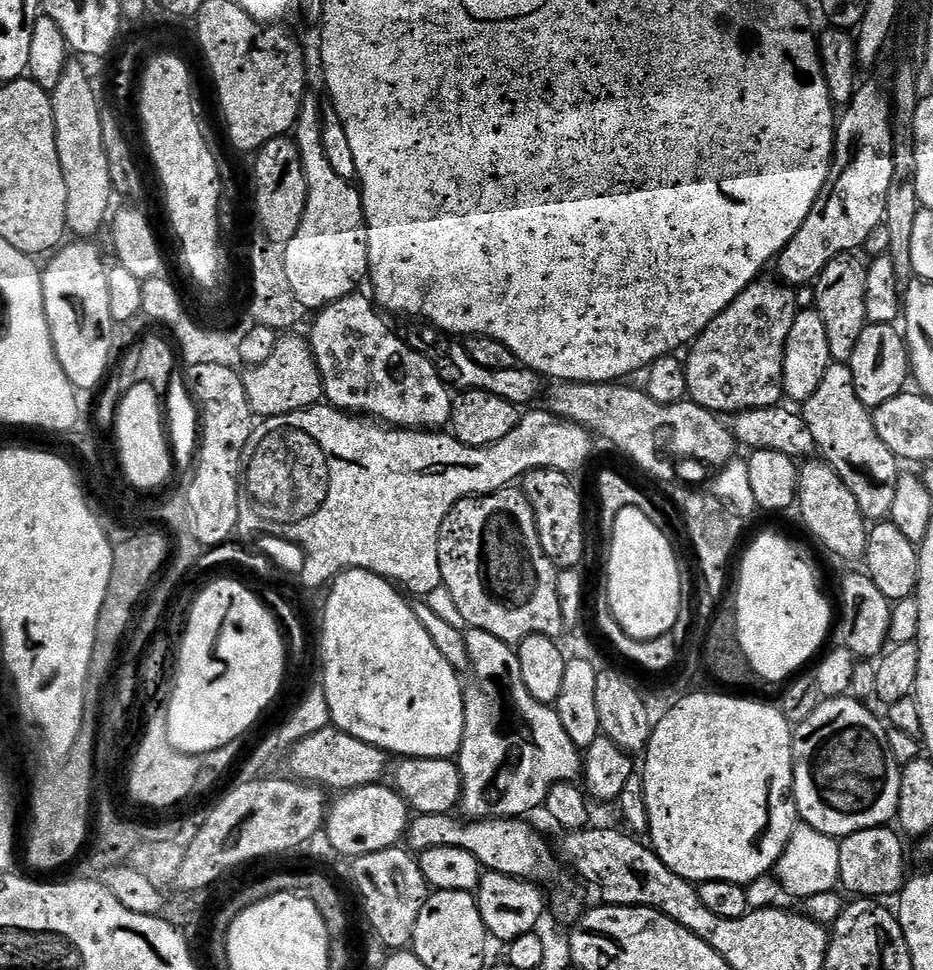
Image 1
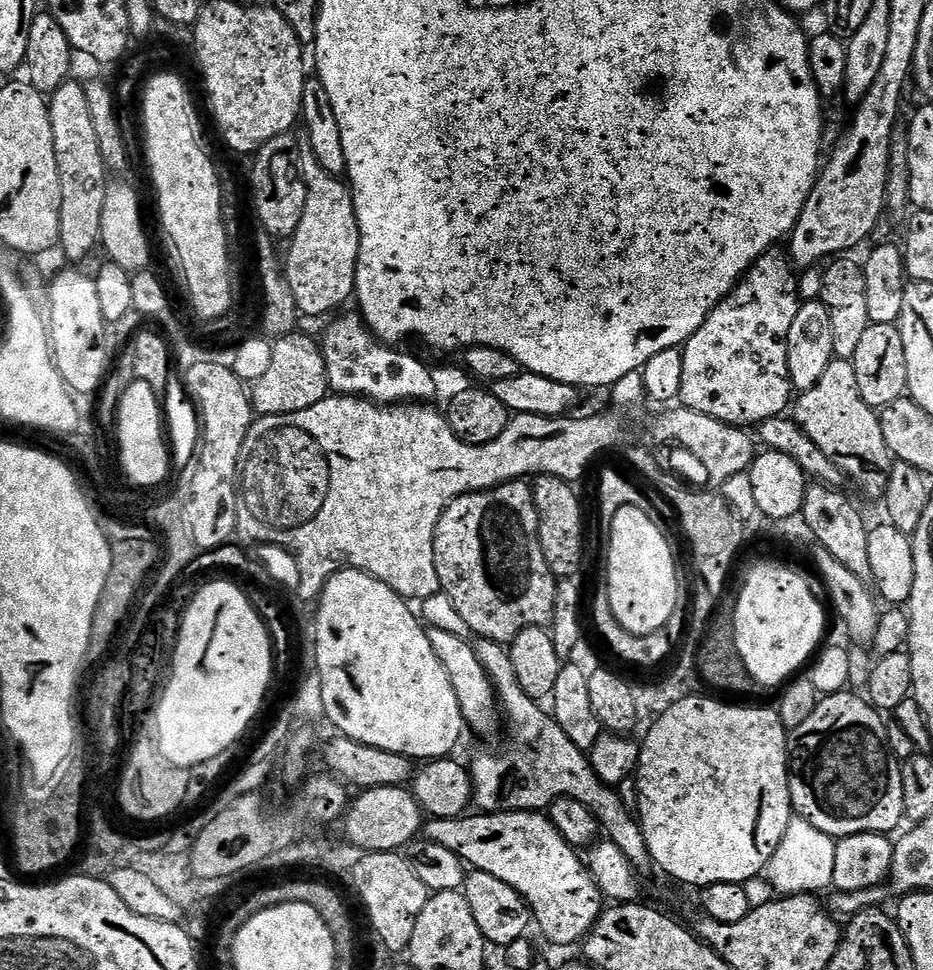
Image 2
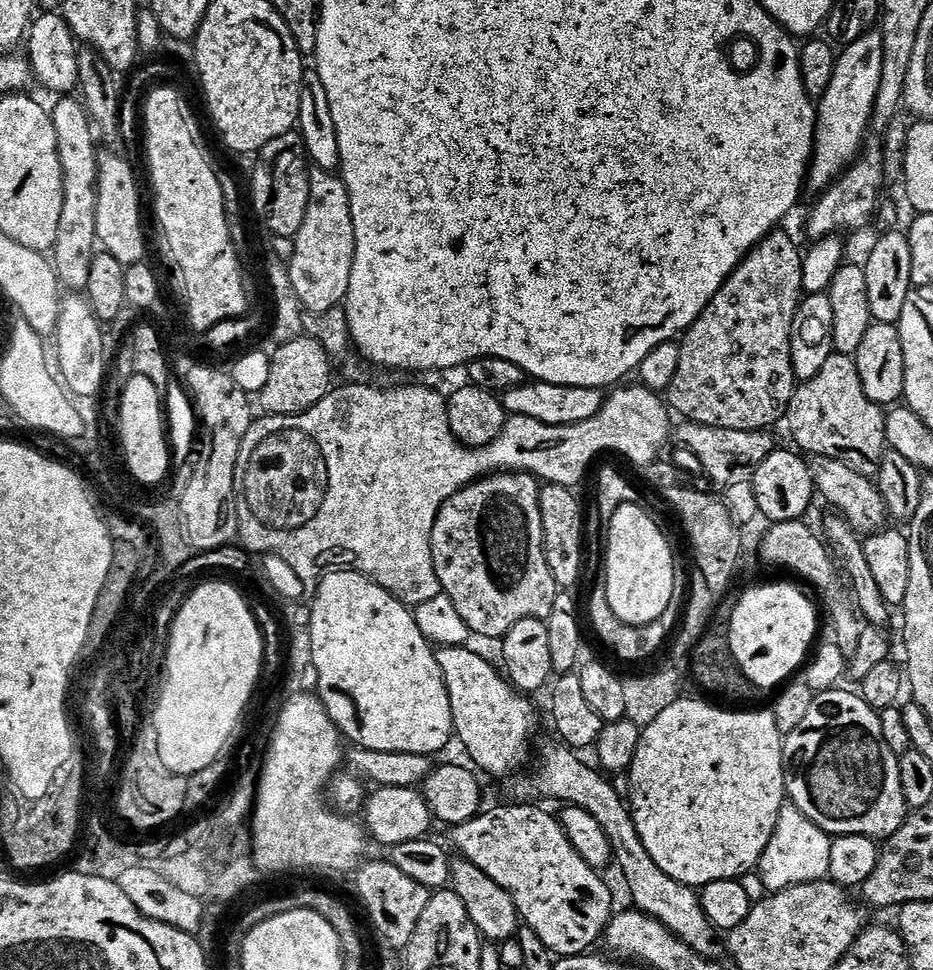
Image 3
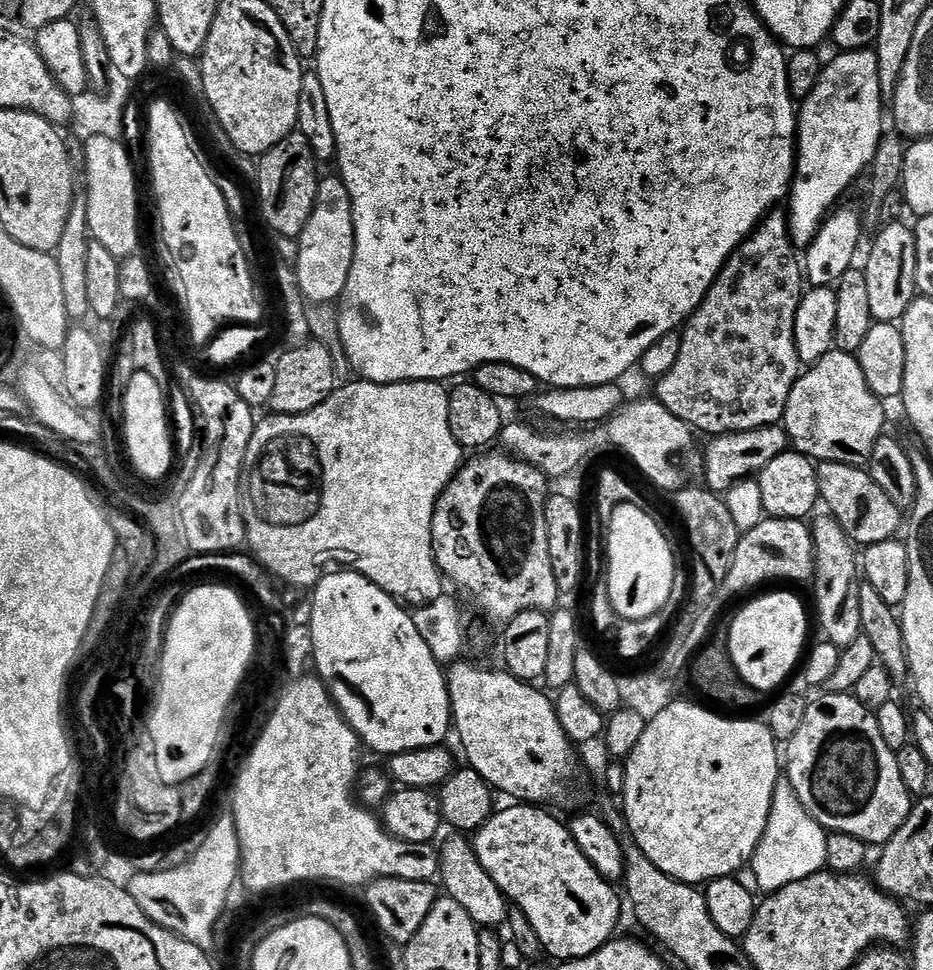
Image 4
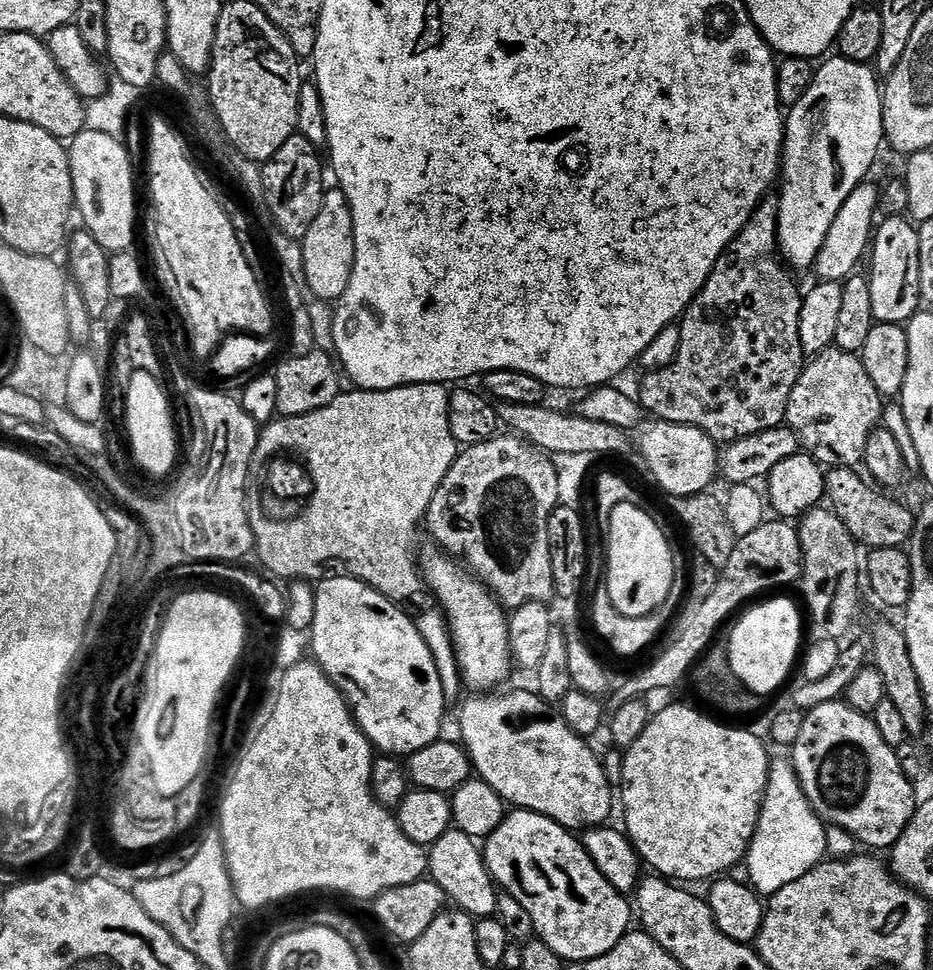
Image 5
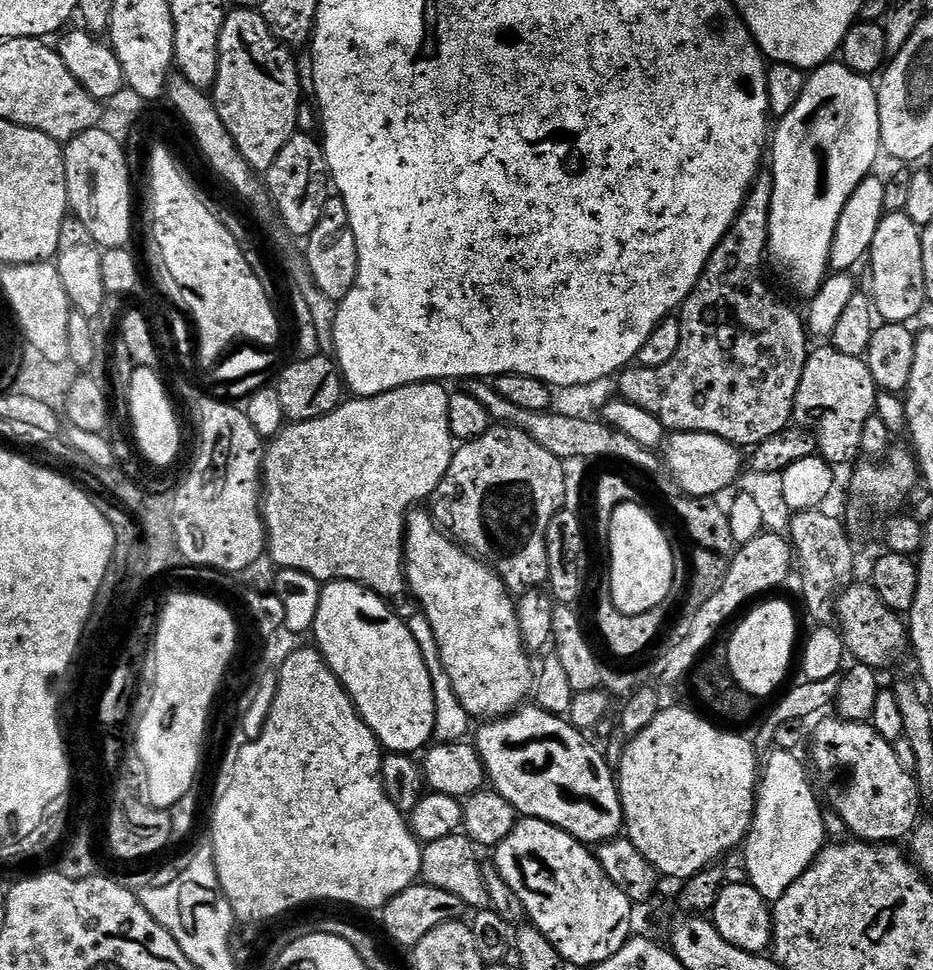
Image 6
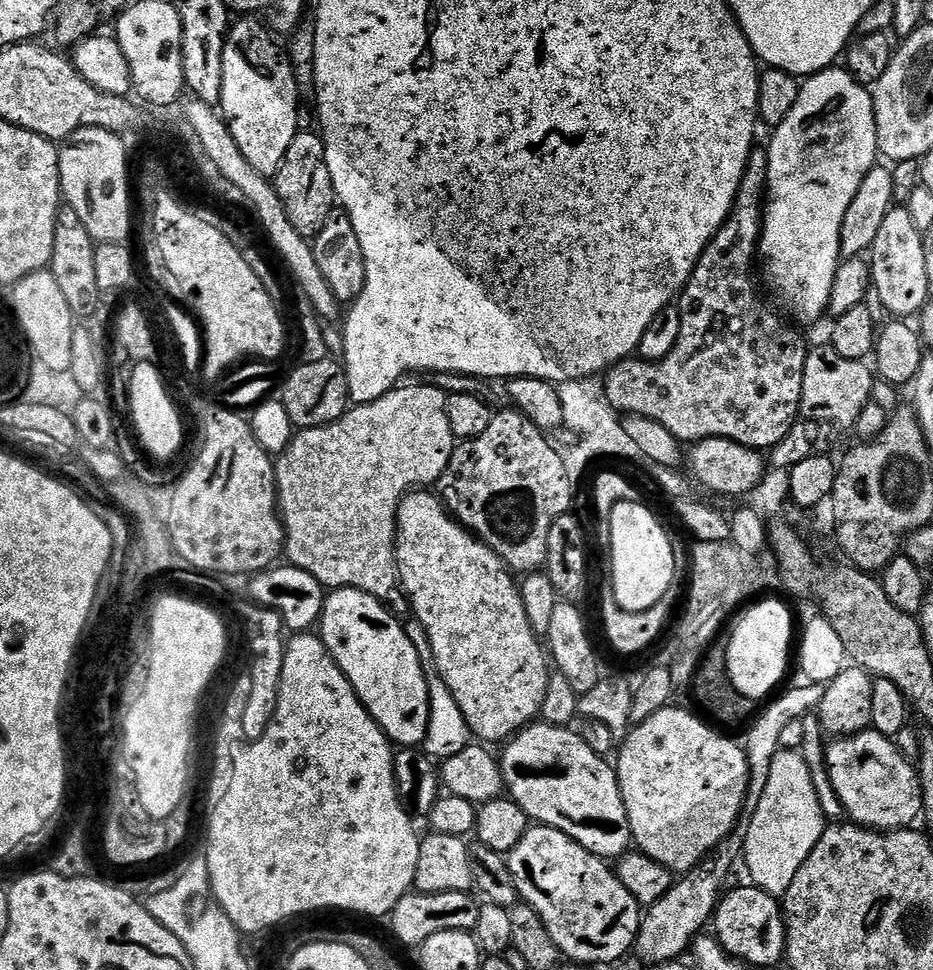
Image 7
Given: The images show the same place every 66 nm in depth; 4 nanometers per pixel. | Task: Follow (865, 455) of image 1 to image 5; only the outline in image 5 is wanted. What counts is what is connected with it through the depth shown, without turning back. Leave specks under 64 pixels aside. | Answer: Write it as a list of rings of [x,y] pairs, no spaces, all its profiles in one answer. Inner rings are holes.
[[[833,346],[811,357],[800,371],[798,382],[790,394],[786,424],[800,439],[801,449],[822,466],[855,469],[863,465],[866,438],[870,438],[872,431],[881,423],[881,409],[881,394],[874,382],[870,382],[863,360],[855,352],[844,352]]]

